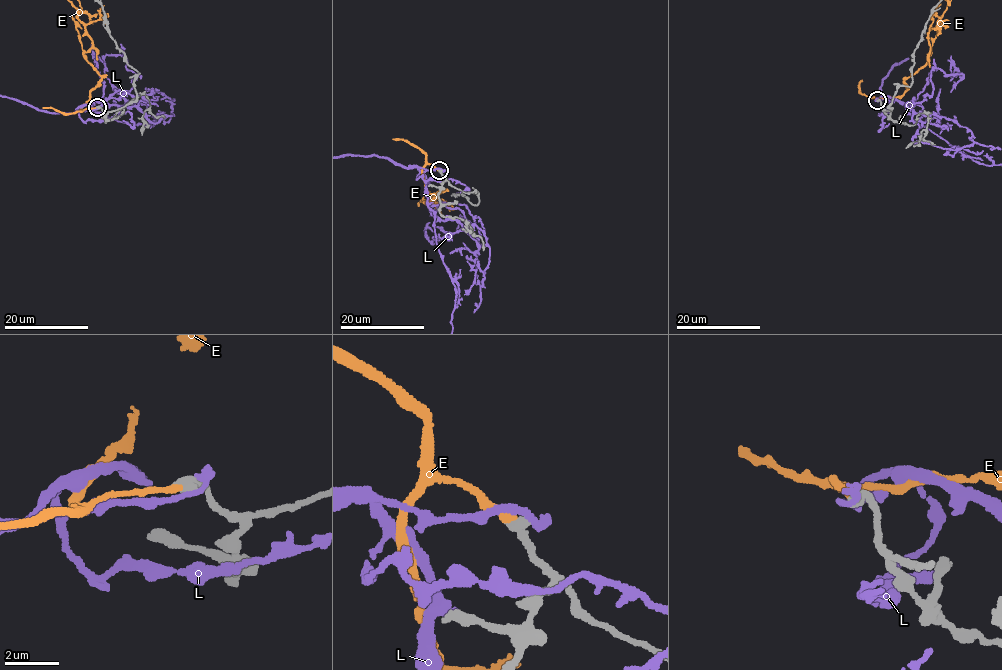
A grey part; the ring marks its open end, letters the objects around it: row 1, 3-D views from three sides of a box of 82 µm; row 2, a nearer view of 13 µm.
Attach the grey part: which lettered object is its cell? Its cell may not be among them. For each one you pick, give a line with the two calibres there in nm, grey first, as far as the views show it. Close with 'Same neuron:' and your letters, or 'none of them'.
E: 440/240 nm
Same neuron: E

